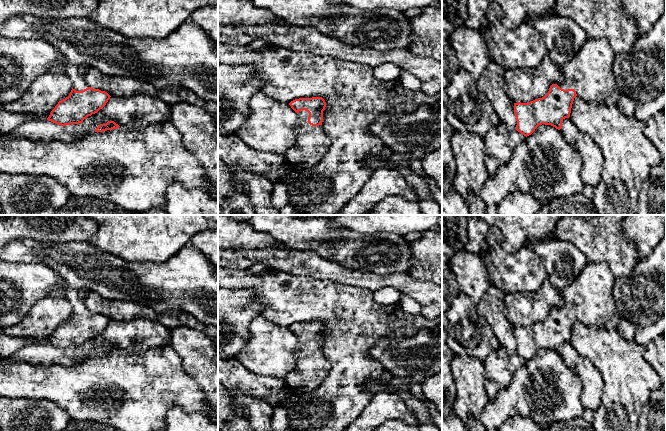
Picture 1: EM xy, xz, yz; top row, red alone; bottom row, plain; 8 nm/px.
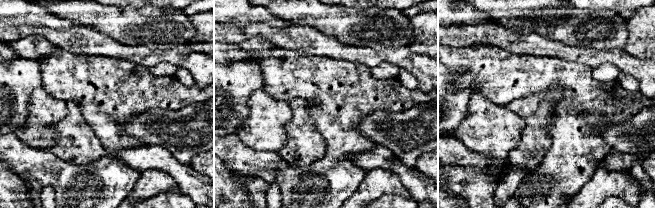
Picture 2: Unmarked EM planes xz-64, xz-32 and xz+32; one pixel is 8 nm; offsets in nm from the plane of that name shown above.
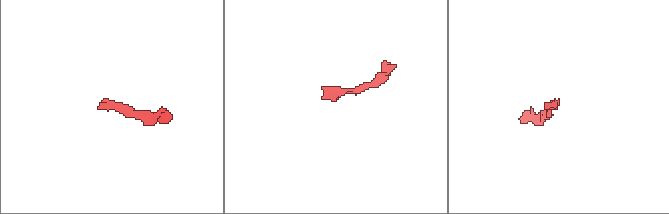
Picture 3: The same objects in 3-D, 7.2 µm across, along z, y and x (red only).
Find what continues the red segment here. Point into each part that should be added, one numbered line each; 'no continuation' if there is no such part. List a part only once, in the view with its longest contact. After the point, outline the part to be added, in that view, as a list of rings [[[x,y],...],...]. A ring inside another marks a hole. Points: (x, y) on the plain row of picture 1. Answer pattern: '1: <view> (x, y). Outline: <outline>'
1: xz (311, 368). Outline: [[[301,334],[297,339],[300,348],[296,352],[295,367],[284,381],[292,390],[307,393],[324,382],[330,373],[331,365],[321,349],[312,350],[308,347],[307,335]]]

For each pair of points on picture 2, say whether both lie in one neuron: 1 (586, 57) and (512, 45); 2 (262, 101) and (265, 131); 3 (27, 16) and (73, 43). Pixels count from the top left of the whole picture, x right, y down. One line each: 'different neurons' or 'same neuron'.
1: same neuron
2: same neuron
3: different neurons

